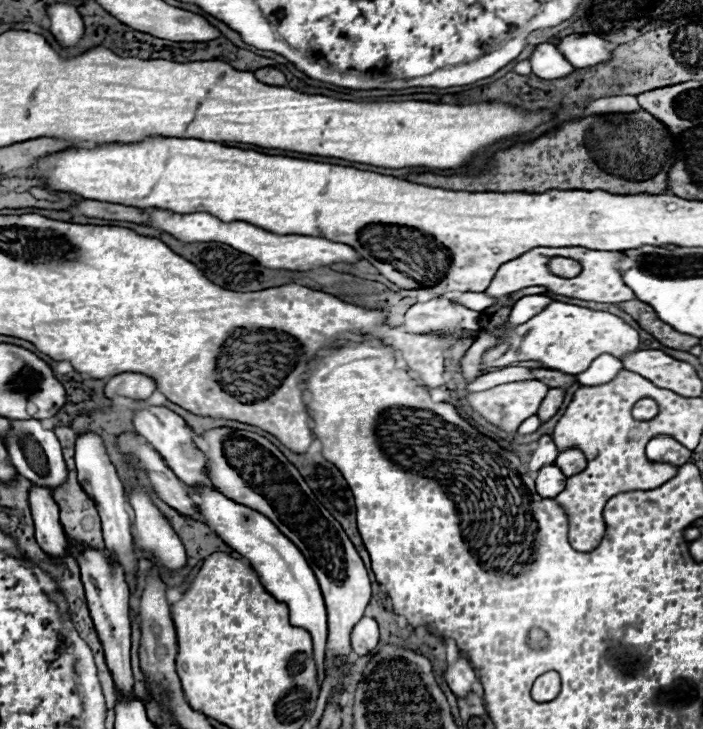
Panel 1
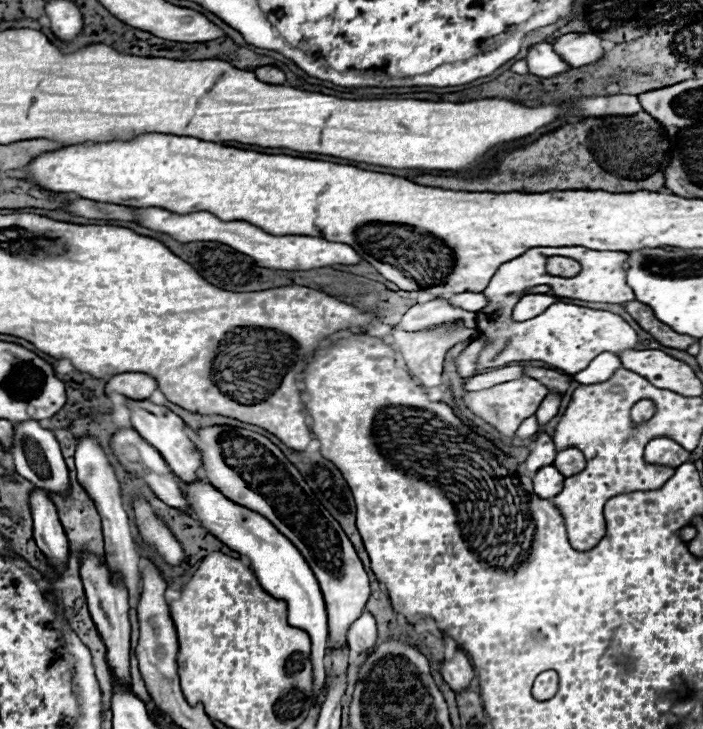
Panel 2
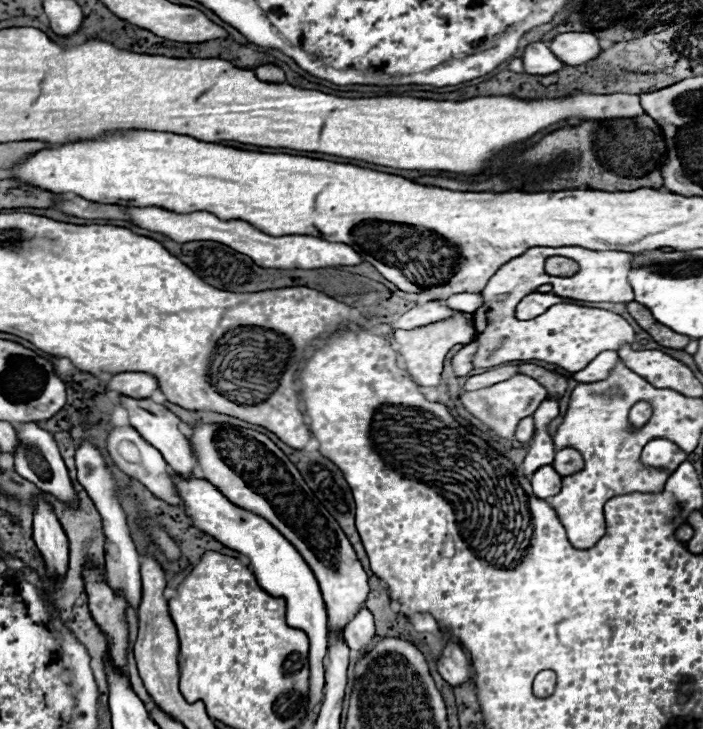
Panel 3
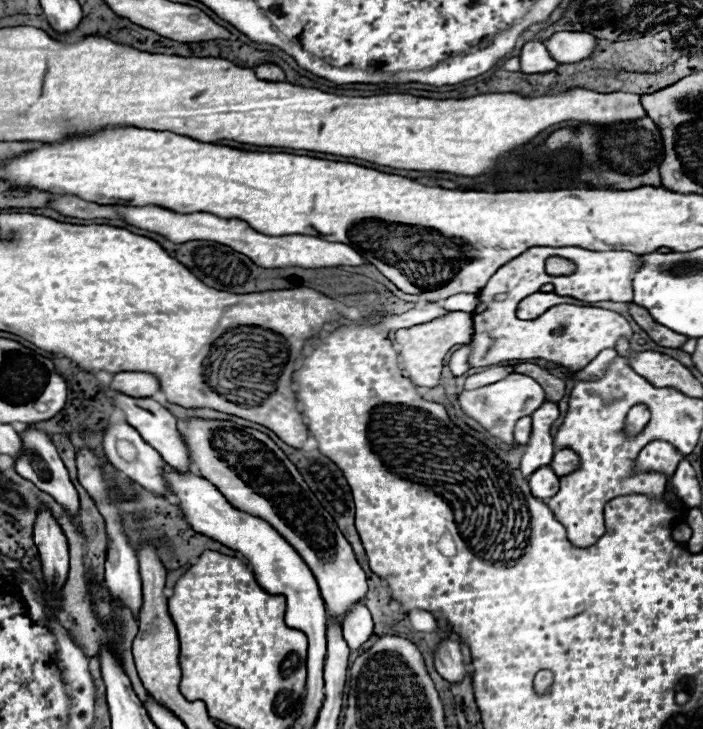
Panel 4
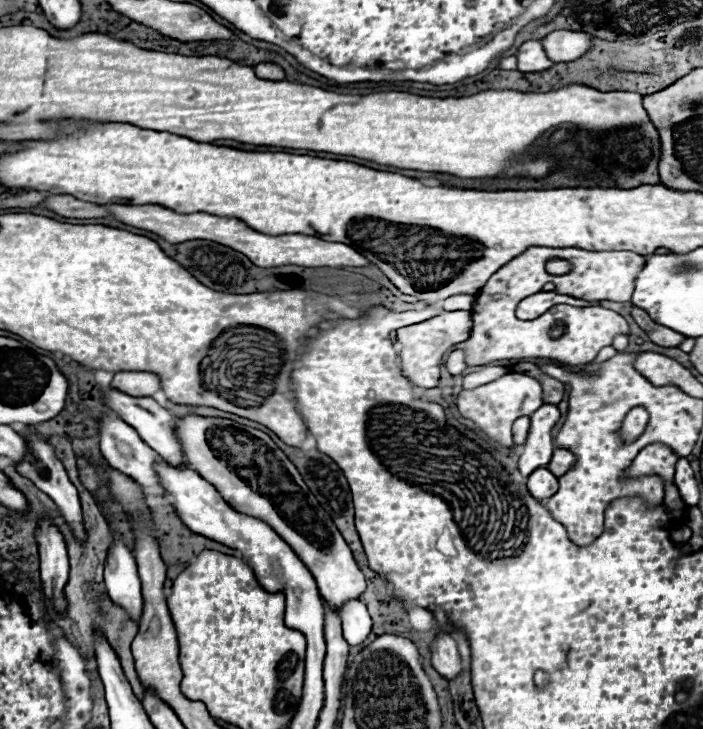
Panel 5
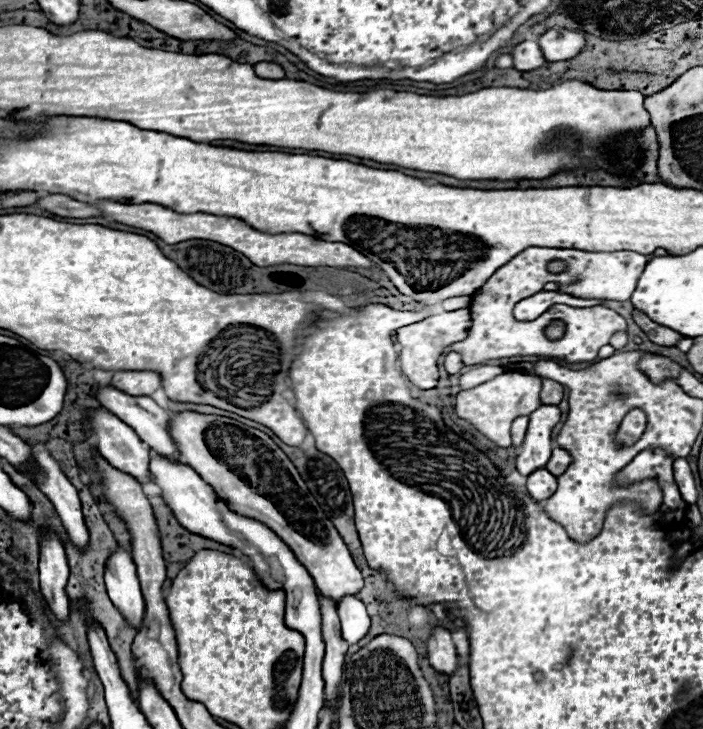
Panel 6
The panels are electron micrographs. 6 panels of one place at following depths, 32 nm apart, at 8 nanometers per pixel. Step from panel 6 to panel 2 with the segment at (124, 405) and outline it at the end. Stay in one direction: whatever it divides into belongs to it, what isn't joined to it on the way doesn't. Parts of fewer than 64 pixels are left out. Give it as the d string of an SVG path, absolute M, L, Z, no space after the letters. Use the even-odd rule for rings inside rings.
M130 400L128 404L130 412L132 412L132 426L134 430L144 438L148 440L148 444L152 444L160 454L162 458L166 460L166 464L172 468L172 472L182 480L182 482L198 482L198 480L206 480L202 476L198 476L198 470L202 468L202 456L198 452L194 452L194 446L192 446L192 440L190 436L186 434L186 428L184 428L184 420L180 416L176 416L172 410L168 410L166 406L156 406L148 400L144 402L136 402L136 400Z

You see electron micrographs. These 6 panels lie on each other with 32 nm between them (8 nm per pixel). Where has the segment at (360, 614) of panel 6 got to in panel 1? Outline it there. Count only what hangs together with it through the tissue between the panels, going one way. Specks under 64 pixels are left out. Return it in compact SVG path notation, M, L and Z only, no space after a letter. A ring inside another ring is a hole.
M364 616L352 632L352 650L358 656L370 656L376 652L378 640L380 640L380 634L378 634L376 620Z

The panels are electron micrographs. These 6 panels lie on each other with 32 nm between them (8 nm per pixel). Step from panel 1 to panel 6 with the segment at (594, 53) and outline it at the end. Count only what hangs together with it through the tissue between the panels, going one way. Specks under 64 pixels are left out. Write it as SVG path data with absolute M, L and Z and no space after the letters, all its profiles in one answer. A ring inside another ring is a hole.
M550 30L544 36L540 36L538 42L546 60L550 62L576 58L586 46L584 34L570 32L570 30Z

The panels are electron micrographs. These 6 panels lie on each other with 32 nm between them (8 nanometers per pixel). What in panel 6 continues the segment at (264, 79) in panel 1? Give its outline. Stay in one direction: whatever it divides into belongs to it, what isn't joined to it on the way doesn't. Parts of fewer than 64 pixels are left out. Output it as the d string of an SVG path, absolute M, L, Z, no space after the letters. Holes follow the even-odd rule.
M258 62L258 64L254 66L254 70L256 70L256 74L258 74L260 78L270 78L270 80L280 80L280 78L284 78L284 70L282 70L278 64L274 64L274 62Z

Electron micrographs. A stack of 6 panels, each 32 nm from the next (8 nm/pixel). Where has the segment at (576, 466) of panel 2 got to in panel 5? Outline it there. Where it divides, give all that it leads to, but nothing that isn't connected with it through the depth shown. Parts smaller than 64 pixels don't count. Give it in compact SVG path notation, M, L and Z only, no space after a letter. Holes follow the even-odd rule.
M554 450L554 456L552 456L552 462L548 464L548 468L556 474L556 476L562 476L570 470L570 466L574 464L574 454L568 452L568 450Z

